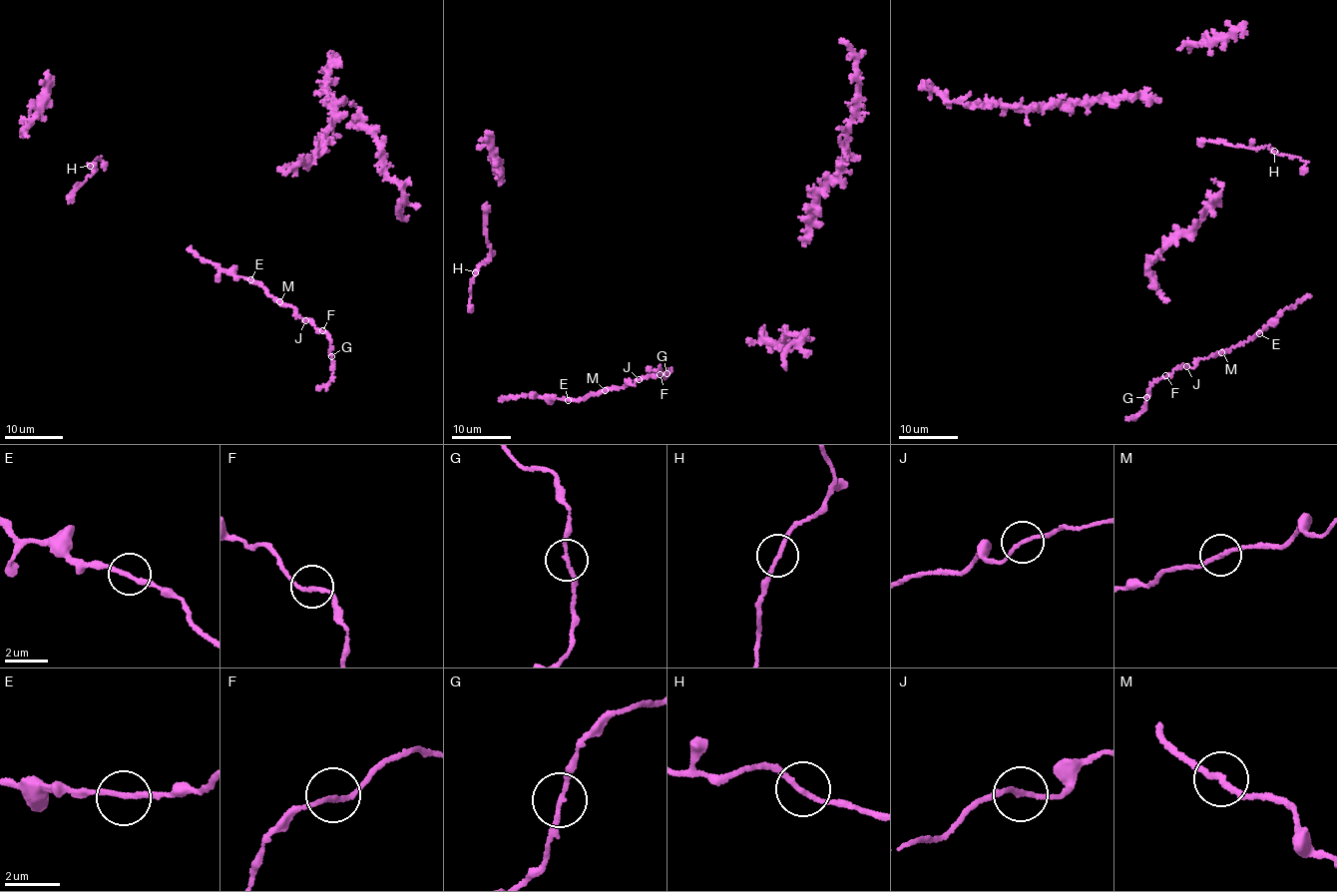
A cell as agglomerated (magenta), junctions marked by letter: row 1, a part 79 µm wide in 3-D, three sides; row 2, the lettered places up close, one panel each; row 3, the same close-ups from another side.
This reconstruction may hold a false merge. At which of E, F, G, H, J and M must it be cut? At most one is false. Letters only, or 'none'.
none

